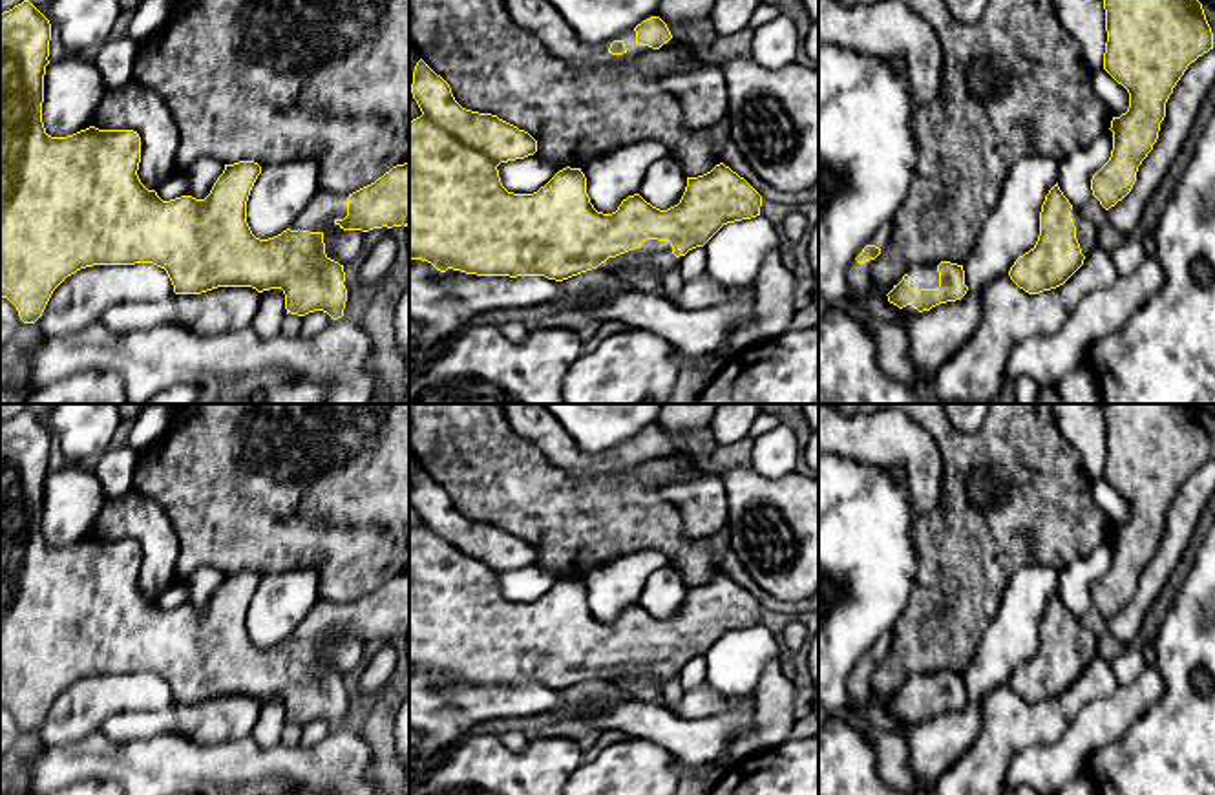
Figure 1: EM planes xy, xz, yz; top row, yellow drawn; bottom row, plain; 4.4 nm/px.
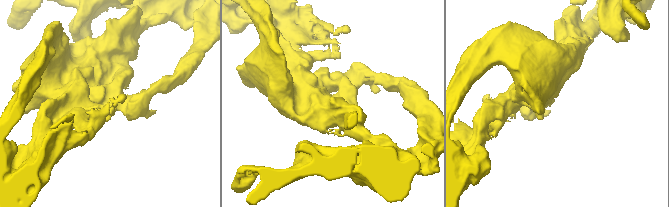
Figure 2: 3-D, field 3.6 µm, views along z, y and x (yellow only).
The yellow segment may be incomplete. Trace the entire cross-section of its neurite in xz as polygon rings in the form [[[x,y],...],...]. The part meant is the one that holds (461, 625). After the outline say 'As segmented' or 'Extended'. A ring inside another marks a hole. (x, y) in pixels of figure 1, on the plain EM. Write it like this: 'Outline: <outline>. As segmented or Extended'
Outline: [[[422,468],[411,493],[422,525],[409,530],[409,669],[477,685],[544,685],[563,691],[599,678],[645,680],[661,689],[692,658],[703,656],[724,634],[760,625],[762,605],[724,572],[687,587],[678,614],[660,620],[639,603],[621,610],[616,621],[594,618],[581,578],[559,579],[534,603],[508,601],[499,587],[501,572],[537,561],[524,539],[491,523],[462,517],[449,493]]]. Extended

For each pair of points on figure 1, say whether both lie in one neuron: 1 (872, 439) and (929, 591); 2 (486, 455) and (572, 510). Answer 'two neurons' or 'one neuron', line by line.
1: two neurons
2: one neuron

